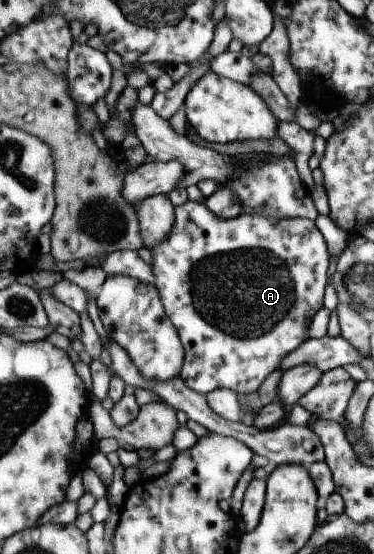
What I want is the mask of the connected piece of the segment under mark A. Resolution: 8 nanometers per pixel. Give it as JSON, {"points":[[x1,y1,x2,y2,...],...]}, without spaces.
{"points":[[187,201,181,206,176,206,176,225,172,229,172,235,166,237,160,245,154,245,151,252,153,258,154,275,156,275,156,286,163,298,168,317,171,317,172,323,179,330,180,339,186,353,186,361,180,377,186,382,186,386,203,395,209,394,217,389,227,389,240,393,254,393,262,387,266,378,280,369,284,357,295,352,308,337,308,328,312,325,313,317,324,308,324,291,330,283,330,249,319,225,306,218,278,219,278,217,264,217,258,213,252,215,240,215,236,219,220,219,208,209,205,201,202,203,192,203]]}

